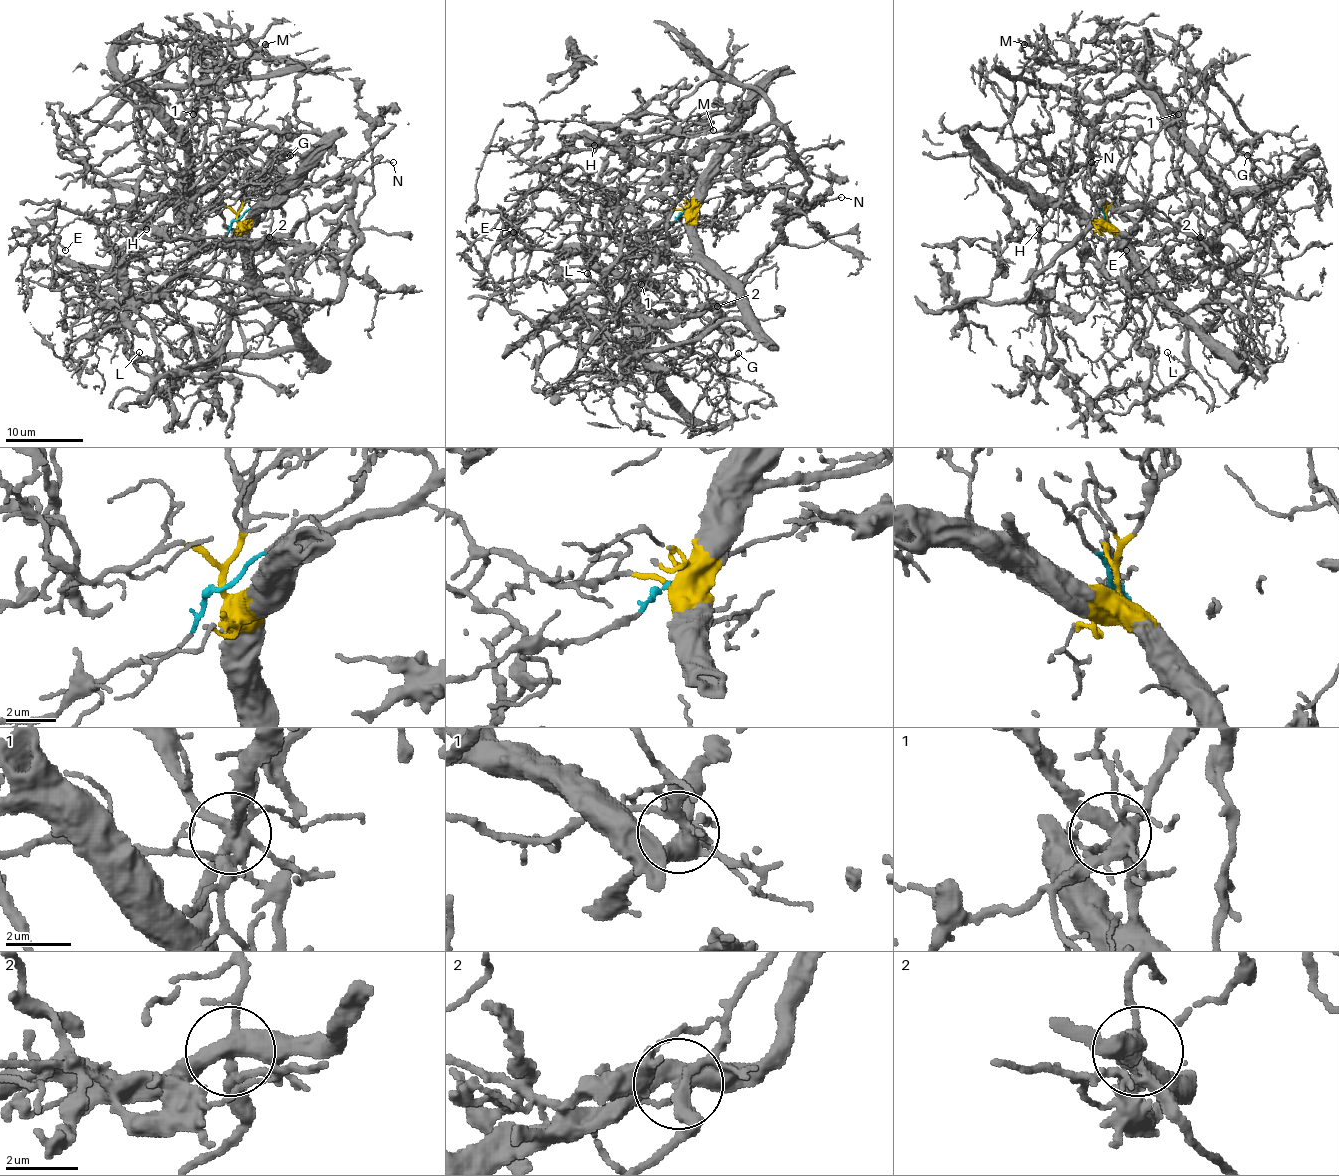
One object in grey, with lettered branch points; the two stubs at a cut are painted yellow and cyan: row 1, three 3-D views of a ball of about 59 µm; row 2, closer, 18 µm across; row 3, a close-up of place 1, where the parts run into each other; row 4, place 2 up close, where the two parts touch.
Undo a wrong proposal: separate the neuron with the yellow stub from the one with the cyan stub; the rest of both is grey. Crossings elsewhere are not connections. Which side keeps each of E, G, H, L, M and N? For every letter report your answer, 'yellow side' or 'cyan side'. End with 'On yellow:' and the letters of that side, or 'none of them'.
E: yellow side
G: yellow side
H: cyan side
L: cyan side
M: yellow side
N: cyan side
On yellow: E, G, M

